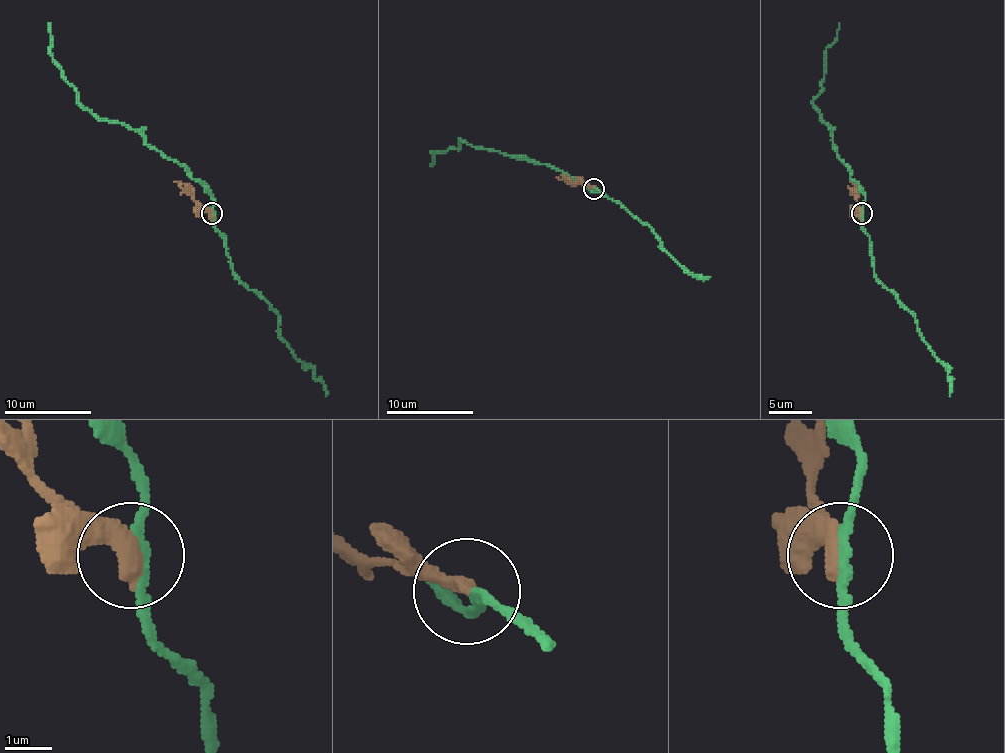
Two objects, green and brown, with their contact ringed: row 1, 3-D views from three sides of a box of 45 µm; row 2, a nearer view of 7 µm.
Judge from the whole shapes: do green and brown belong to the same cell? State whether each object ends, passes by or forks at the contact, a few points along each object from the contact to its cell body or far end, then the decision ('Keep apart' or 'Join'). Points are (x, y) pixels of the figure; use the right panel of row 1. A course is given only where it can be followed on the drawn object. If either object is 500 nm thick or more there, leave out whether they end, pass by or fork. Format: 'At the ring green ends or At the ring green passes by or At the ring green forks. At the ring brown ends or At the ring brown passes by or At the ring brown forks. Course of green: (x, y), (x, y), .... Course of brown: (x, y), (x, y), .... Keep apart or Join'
At the ring green passes by. At the ring brown ends. Course of green: (861, 214), (865, 192), (835, 149), (830, 131), (813, 103), (822, 88), (826, 51), (837, 36), (839, 23). Course of brown: (861, 214), (856, 190), (850, 181). Keep apart

